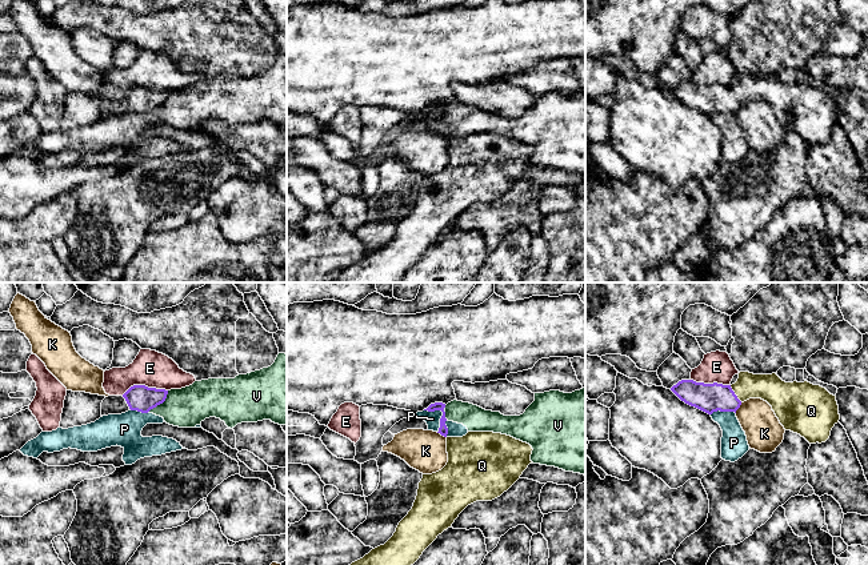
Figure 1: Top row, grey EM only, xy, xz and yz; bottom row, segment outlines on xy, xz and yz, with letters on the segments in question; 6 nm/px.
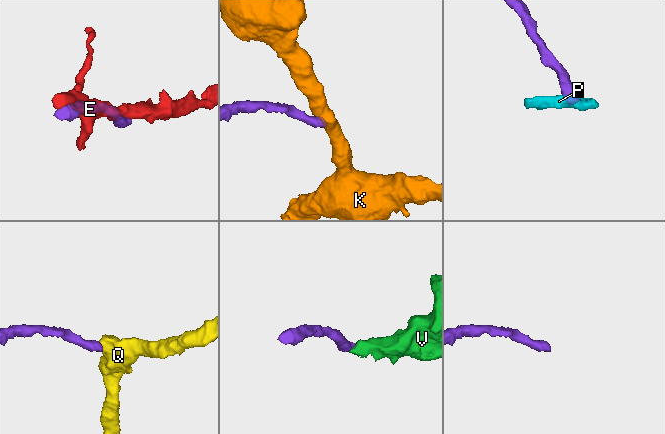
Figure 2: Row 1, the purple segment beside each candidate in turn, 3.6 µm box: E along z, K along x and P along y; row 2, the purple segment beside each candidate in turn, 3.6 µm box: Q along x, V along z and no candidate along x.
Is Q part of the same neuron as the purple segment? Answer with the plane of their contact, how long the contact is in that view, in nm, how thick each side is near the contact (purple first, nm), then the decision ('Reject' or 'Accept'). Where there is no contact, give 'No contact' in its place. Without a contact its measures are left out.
Touches purple in yz. Shared border 130 nm. Thickness 180 nm (purple) against 170 nm. Accept

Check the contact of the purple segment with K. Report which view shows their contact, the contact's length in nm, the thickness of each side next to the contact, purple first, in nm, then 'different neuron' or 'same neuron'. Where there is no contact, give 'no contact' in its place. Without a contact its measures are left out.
yz | 80 nm | 180/220 nm | different neuron

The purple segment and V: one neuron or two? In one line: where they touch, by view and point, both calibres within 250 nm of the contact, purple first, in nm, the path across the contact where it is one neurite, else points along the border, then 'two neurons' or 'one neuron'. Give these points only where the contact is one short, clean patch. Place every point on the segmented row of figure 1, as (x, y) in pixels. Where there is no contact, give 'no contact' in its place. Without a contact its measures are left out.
xy (160, 403) | 160/240 nm | along xy (168, 391), (164, 400), (148, 411) | two neurons

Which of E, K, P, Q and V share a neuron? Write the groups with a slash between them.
E / K / P V / Q

